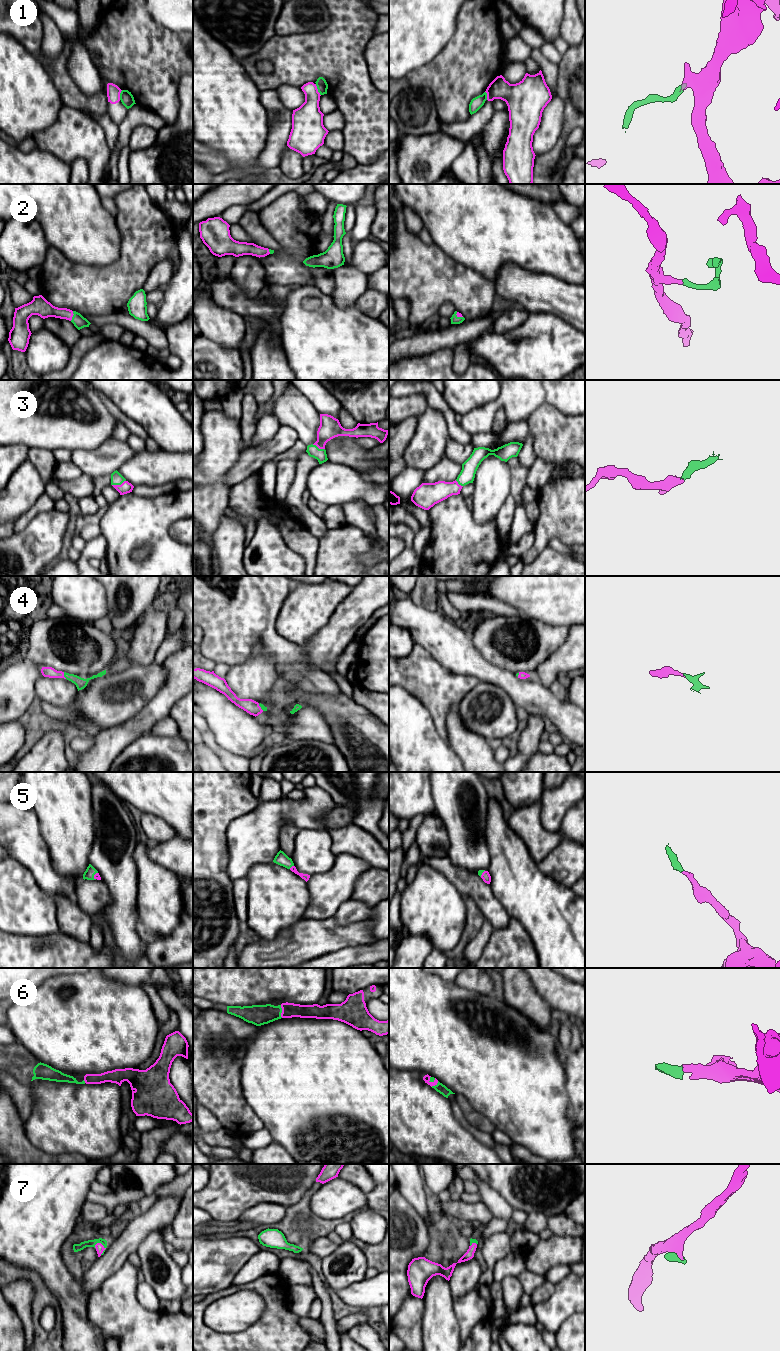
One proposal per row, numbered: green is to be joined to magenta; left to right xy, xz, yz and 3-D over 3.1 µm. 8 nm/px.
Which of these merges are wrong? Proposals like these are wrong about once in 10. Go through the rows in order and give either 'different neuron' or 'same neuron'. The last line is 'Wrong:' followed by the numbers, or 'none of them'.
1: different neuron
2: same neuron
3: same neuron
4: same neuron
5: same neuron
6: same neuron
7: same neuron
Wrong: 1

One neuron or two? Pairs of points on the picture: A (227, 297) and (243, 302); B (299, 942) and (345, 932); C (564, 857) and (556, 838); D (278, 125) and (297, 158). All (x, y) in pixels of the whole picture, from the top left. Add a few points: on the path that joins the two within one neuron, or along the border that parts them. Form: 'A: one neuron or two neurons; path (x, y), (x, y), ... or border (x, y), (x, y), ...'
A: one neuron; path (231, 297), (239, 302)
B: one neuron; path (310, 939), (334, 937)
C: two neurons; border (564, 838), (542, 859)
D: two neurons; border (286, 145), (278, 165)

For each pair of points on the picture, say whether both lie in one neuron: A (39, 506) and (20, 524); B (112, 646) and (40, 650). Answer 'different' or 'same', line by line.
A: same
B: same

